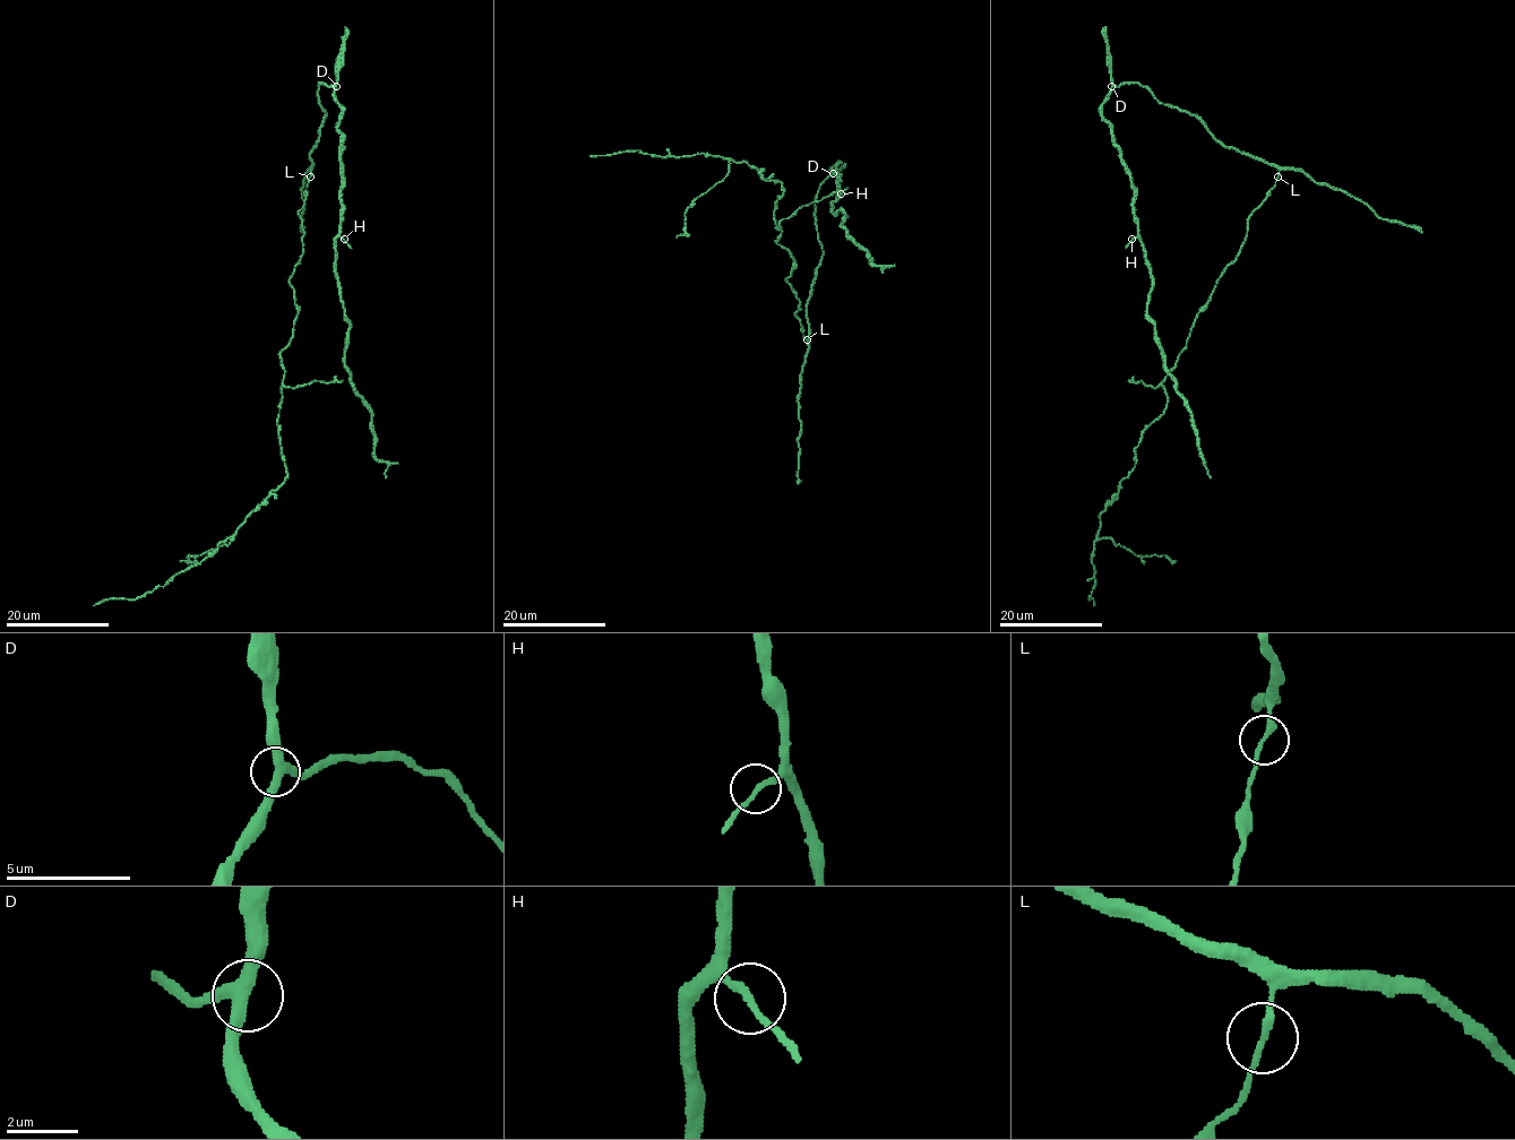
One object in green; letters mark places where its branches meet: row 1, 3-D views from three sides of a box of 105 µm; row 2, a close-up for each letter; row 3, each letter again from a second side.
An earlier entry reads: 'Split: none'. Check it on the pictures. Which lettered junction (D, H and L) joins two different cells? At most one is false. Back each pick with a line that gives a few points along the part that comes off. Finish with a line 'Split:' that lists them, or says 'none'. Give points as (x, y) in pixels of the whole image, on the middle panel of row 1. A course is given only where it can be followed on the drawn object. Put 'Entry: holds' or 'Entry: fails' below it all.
Split: none
Entry: holds

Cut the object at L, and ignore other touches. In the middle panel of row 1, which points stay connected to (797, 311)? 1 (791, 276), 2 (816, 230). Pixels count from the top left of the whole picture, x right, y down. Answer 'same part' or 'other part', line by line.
1: same part
2: other part

